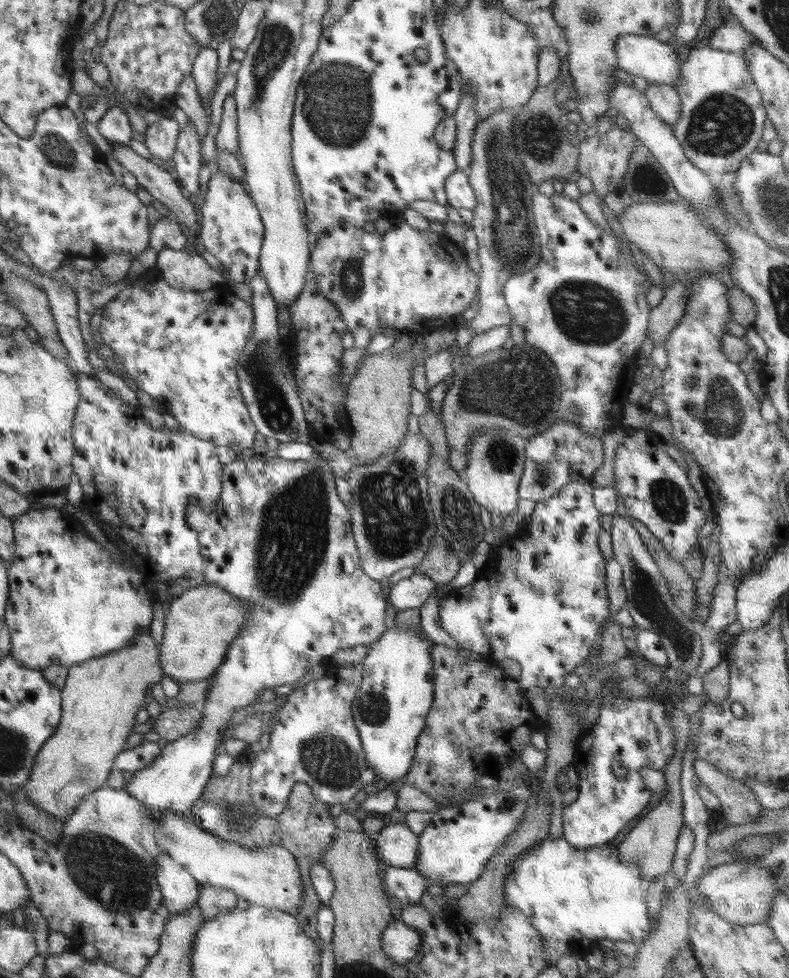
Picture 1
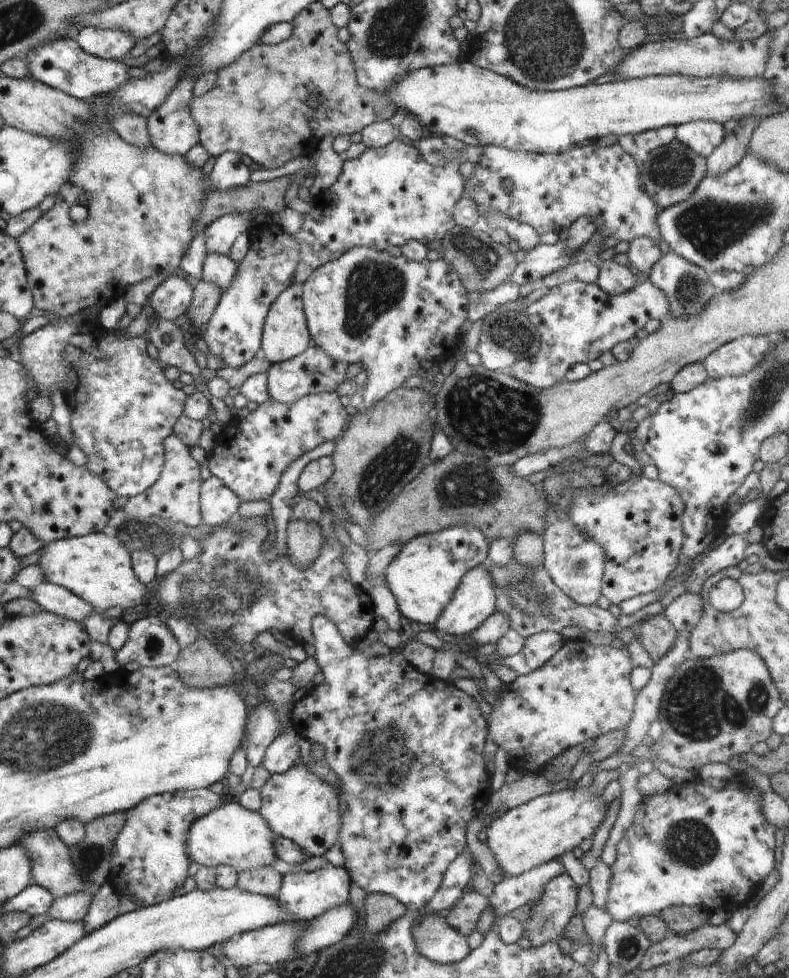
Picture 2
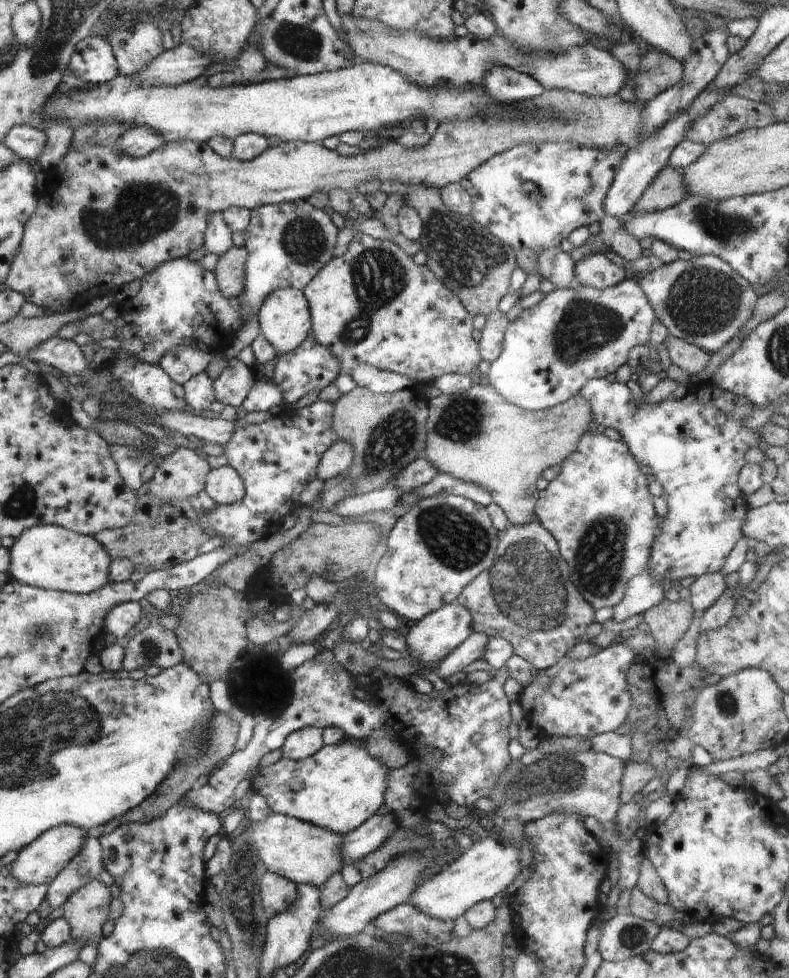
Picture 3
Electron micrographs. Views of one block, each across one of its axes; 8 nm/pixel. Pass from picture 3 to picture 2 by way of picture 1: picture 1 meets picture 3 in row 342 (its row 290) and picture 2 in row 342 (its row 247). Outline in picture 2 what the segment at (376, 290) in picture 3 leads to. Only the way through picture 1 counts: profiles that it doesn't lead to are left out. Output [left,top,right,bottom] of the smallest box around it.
[301,246,470,408]

